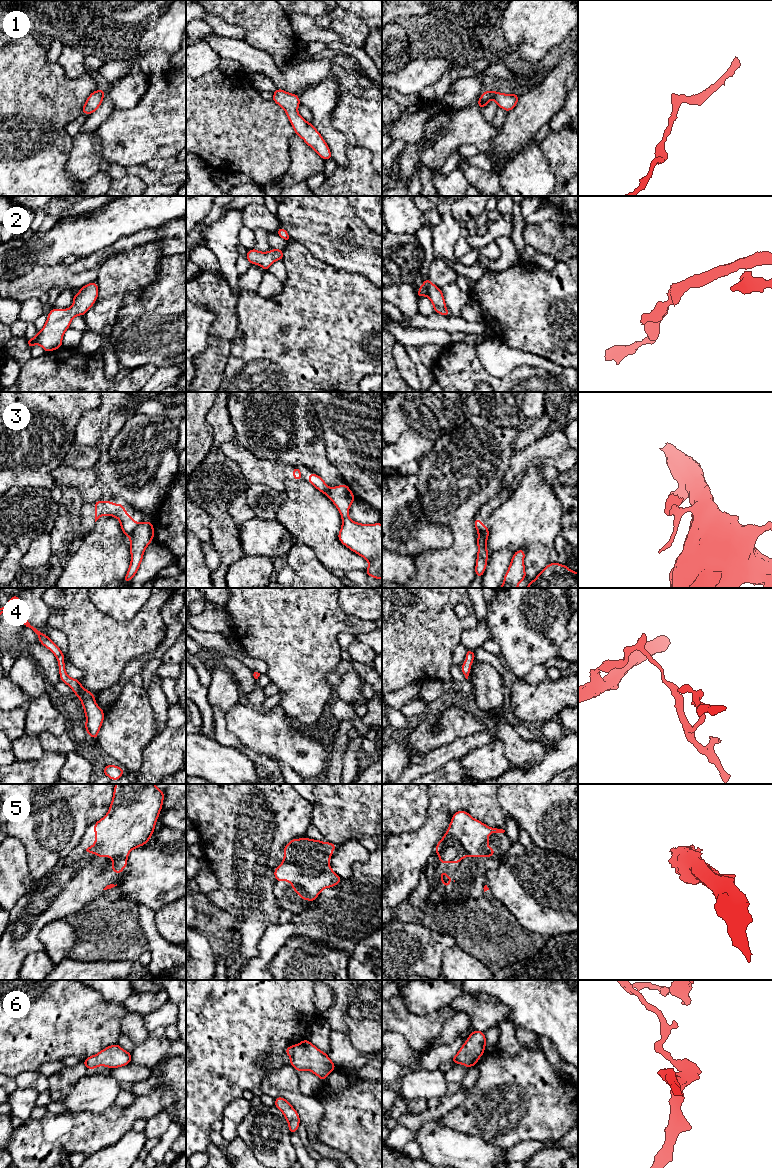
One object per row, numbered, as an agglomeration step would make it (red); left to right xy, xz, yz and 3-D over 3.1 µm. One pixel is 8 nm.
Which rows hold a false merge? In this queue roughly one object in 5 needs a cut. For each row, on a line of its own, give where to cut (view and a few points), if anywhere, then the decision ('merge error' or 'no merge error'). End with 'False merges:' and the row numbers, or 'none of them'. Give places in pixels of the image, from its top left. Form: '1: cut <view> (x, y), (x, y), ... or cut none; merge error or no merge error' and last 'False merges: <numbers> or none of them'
1: cut none; no merge error
2: cut none; no merge error
3: cut xy (140, 523), (130, 537); merge error
4: cut none; no merge error
5: cut none; no merge error
6: cut none; no merge error
False merges: 3

